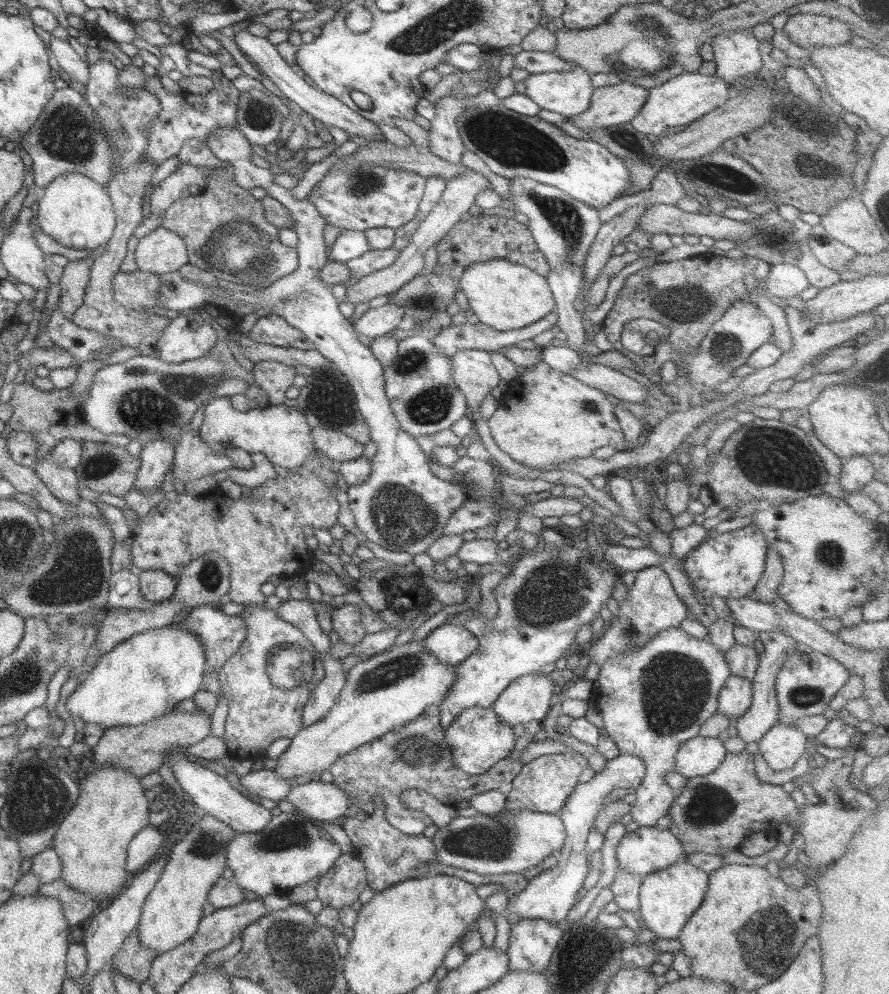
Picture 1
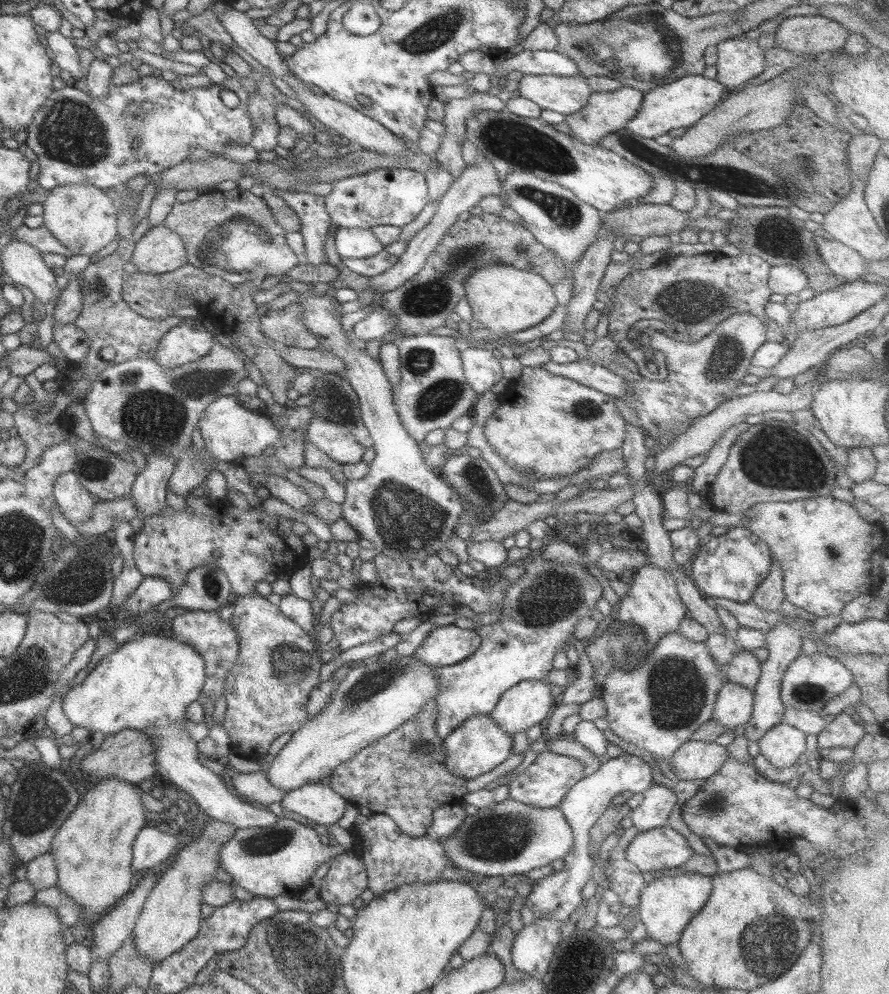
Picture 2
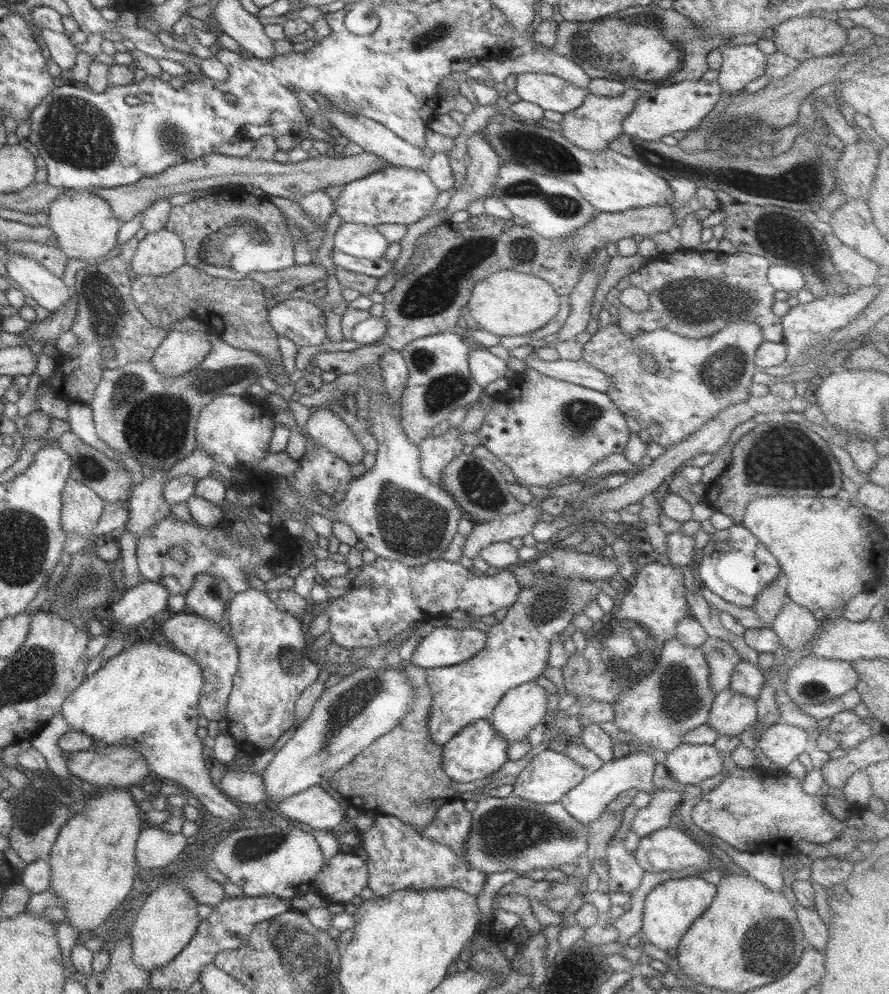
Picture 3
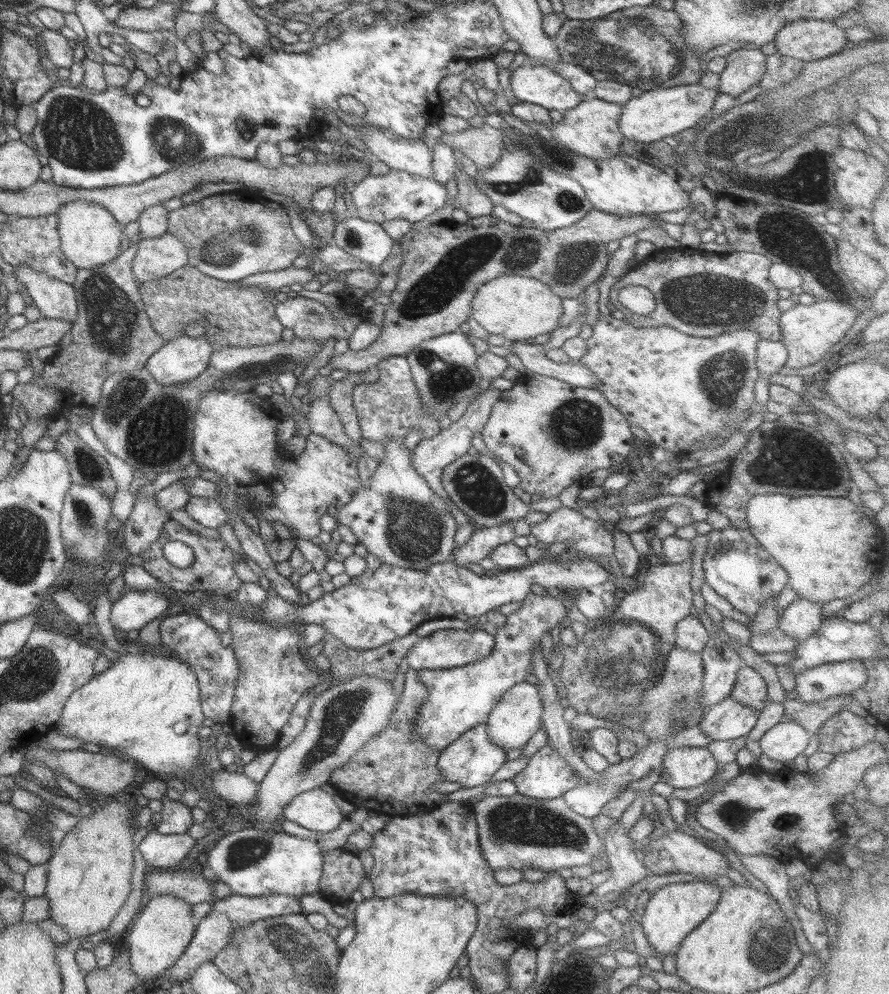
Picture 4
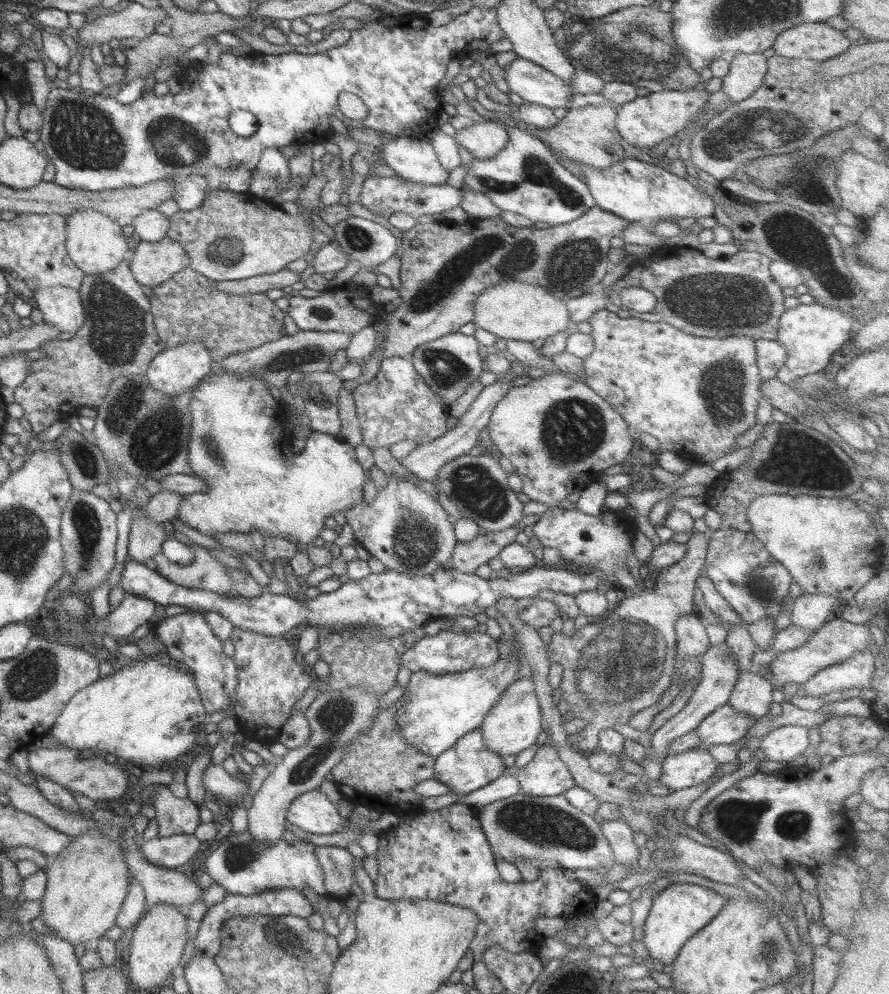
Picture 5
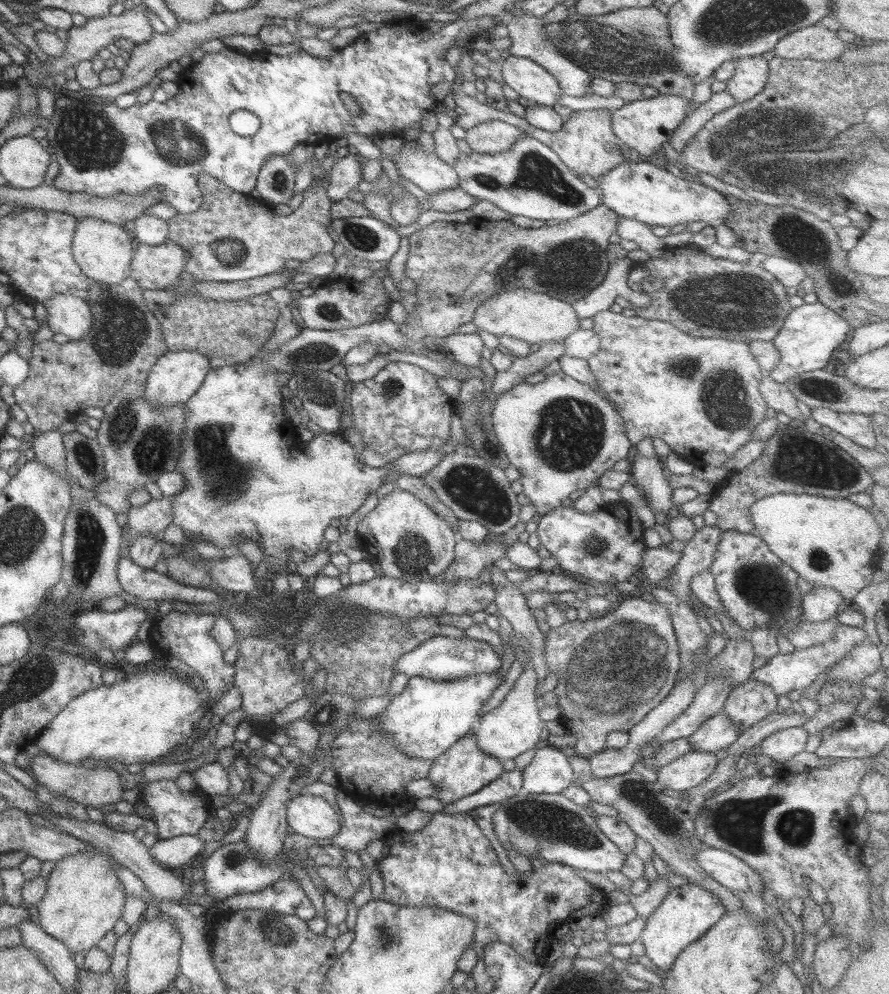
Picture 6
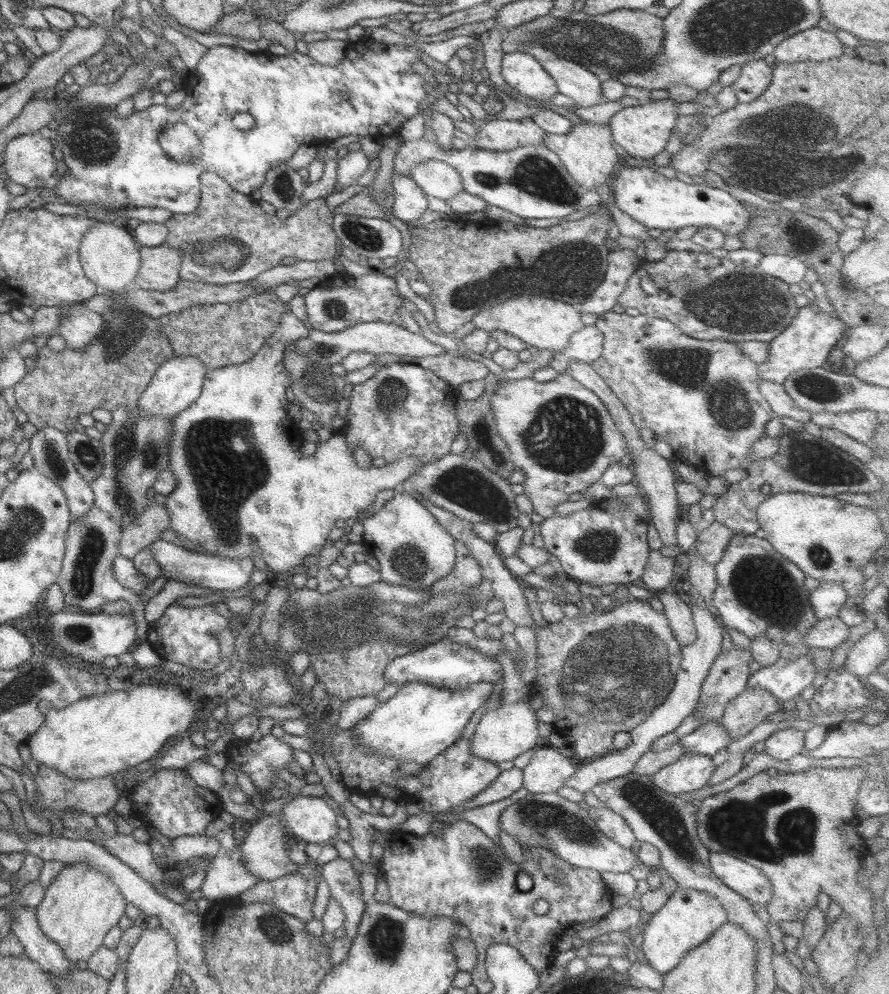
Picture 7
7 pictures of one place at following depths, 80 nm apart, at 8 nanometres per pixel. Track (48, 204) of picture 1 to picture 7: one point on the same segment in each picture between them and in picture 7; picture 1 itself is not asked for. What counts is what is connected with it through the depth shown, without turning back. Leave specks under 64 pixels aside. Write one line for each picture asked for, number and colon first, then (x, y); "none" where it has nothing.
2: (81, 217)
3: (84, 227)
4: (88, 235)
5: (95, 245)
6: (102, 251)
7: (108, 256)

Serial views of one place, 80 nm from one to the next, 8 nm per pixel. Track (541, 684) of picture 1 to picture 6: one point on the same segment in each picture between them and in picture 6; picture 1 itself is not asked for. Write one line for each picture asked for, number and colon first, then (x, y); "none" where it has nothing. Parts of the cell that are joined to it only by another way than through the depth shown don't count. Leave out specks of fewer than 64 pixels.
2: (525, 704)
3: (522, 707)
4: (515, 718)
5: (512, 725)
6: (513, 727)

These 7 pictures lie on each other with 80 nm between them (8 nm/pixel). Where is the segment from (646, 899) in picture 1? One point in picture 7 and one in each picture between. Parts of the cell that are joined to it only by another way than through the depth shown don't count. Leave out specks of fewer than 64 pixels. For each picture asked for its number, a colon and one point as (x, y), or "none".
2: (665, 905)
3: (669, 908)
4: (675, 909)
5: (679, 910)
6: (687, 911)
7: (688, 917)

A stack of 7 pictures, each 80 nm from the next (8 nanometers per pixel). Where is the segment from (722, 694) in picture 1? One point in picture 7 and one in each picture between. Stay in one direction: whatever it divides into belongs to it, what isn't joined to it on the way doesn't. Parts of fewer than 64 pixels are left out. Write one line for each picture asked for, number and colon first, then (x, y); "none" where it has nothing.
2: (732, 708)
3: (730, 713)
4: (727, 720)
5: (724, 726)
6: (716, 733)
7: (707, 739)

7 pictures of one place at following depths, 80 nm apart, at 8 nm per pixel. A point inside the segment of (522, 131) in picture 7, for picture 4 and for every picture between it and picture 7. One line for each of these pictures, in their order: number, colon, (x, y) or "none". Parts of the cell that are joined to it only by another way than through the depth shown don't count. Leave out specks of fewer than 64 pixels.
4: (483, 144)
5: (483, 139)
6: (493, 136)

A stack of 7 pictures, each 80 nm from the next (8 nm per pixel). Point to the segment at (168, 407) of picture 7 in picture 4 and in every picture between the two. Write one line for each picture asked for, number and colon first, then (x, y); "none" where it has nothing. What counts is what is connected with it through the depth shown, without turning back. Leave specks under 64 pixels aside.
4: (182, 359)
5: (172, 371)
6: (175, 376)

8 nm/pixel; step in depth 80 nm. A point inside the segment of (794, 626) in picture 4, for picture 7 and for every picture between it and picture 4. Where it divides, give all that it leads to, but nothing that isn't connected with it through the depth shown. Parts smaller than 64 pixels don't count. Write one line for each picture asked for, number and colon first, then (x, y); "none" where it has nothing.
5: (808, 611)
6: (819, 604)
7: (825, 600)

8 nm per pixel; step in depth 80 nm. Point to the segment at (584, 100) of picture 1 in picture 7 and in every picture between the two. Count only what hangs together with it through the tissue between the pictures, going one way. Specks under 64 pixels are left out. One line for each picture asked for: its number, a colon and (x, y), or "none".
2: (565, 94)
3: (551, 93)
4: (535, 84)
5: (533, 84)
6: (534, 85)
7: (522, 72)

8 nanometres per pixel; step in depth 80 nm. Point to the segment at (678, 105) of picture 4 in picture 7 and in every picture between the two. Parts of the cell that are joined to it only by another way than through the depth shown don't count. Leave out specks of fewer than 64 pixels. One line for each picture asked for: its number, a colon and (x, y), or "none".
5: (642, 122)
6: (644, 125)
7: (641, 131)

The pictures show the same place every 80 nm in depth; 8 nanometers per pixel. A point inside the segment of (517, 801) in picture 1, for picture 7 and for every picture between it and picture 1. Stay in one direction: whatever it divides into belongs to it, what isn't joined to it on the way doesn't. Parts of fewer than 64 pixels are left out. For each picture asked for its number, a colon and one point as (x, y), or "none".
2: (543, 783)
3: (548, 776)
4: (546, 775)
5: (545, 775)
6: (548, 772)
7: (546, 771)

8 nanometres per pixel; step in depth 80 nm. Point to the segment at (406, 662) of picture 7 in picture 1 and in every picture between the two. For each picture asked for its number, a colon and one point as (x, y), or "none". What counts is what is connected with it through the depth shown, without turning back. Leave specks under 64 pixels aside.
1: (451, 644)
2: (447, 645)
3: (443, 646)
4: (445, 648)
5: (446, 652)
6: (440, 658)

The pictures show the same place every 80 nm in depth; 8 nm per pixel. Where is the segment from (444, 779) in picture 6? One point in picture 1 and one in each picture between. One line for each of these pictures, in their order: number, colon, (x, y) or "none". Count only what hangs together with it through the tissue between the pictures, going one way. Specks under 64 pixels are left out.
1: (476, 739)
2: (477, 746)
3: (475, 752)
4: (471, 760)
5: (467, 766)

